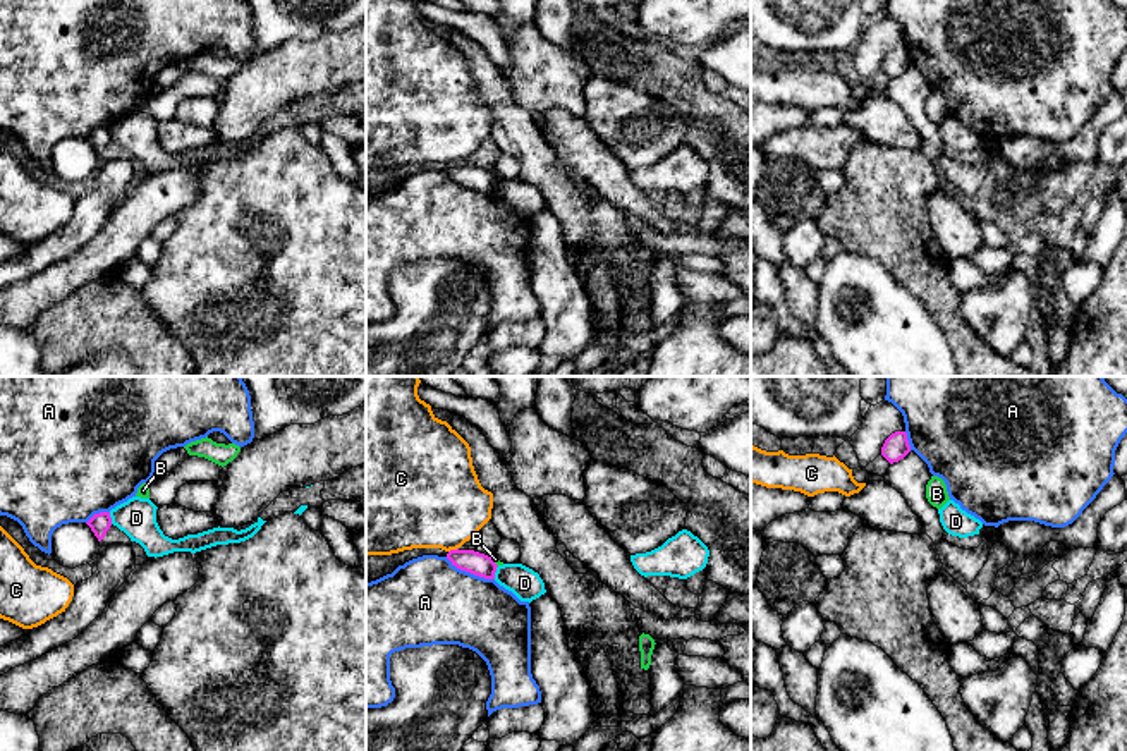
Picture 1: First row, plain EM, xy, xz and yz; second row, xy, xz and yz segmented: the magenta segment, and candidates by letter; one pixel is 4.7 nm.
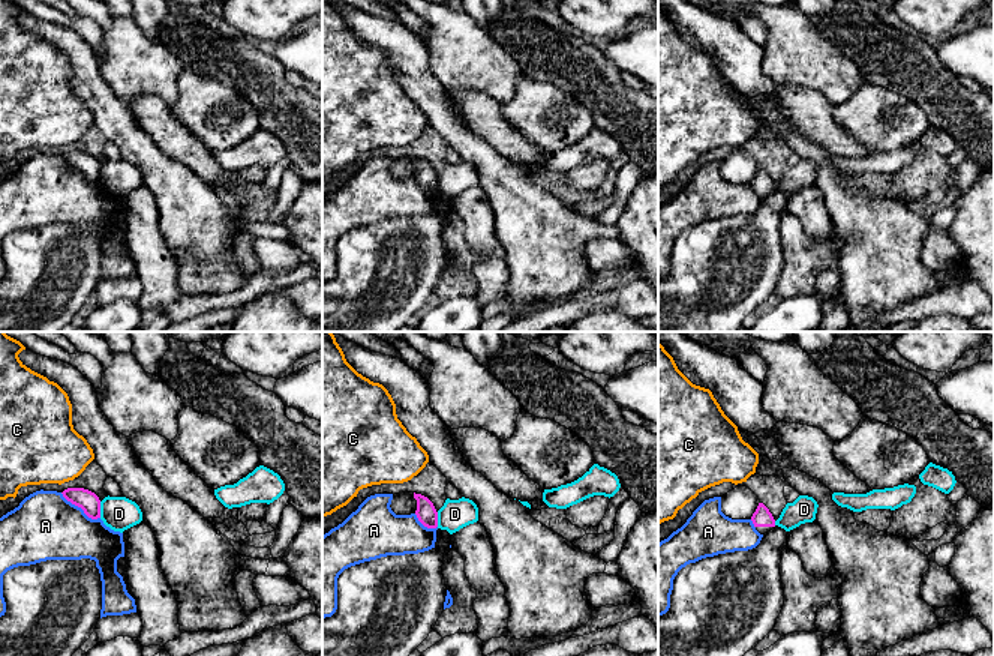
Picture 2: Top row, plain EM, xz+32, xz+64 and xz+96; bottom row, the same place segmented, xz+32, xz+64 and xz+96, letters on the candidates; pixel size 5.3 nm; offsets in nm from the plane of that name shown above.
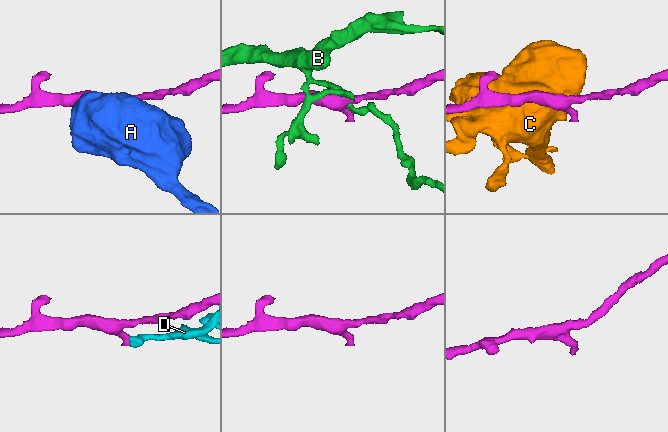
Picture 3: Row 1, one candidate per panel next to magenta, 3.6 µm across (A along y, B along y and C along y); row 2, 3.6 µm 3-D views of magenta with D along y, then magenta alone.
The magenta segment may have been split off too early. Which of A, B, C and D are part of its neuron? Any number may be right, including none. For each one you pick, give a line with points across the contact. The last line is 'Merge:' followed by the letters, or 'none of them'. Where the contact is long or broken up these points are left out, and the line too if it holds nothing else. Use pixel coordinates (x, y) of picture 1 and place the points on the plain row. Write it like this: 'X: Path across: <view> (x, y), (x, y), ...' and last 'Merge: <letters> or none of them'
Merge: none of them

